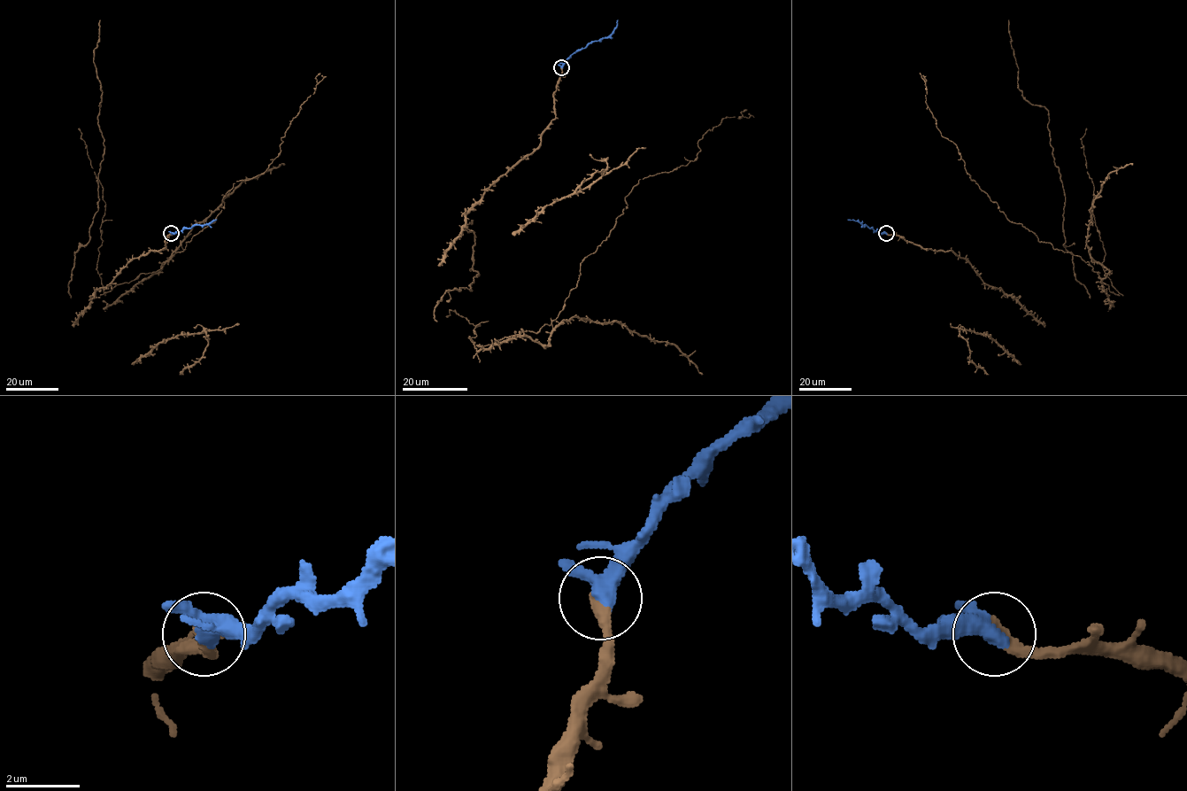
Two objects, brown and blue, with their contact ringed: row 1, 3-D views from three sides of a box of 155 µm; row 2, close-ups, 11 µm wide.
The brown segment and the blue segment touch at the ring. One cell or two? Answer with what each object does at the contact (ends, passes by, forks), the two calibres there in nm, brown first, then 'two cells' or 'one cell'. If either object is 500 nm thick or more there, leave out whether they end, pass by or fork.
brown ends; blue passes by; calibres 360 and 400 nm; one cell

